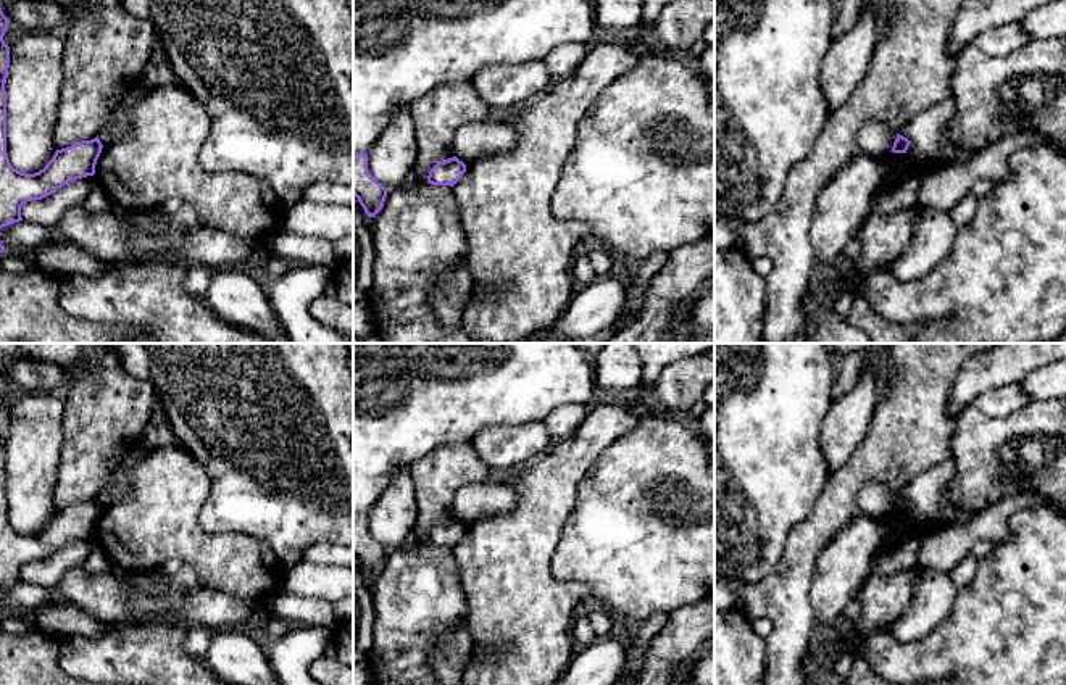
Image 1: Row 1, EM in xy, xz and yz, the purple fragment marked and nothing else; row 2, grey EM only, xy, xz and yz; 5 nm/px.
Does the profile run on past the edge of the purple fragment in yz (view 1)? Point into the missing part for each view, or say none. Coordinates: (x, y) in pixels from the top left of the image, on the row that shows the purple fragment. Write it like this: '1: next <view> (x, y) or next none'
1: next none

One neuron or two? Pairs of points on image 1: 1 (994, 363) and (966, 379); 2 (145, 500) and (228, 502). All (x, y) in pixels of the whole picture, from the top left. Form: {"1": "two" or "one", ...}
{"1": "one", "2": "two"}

